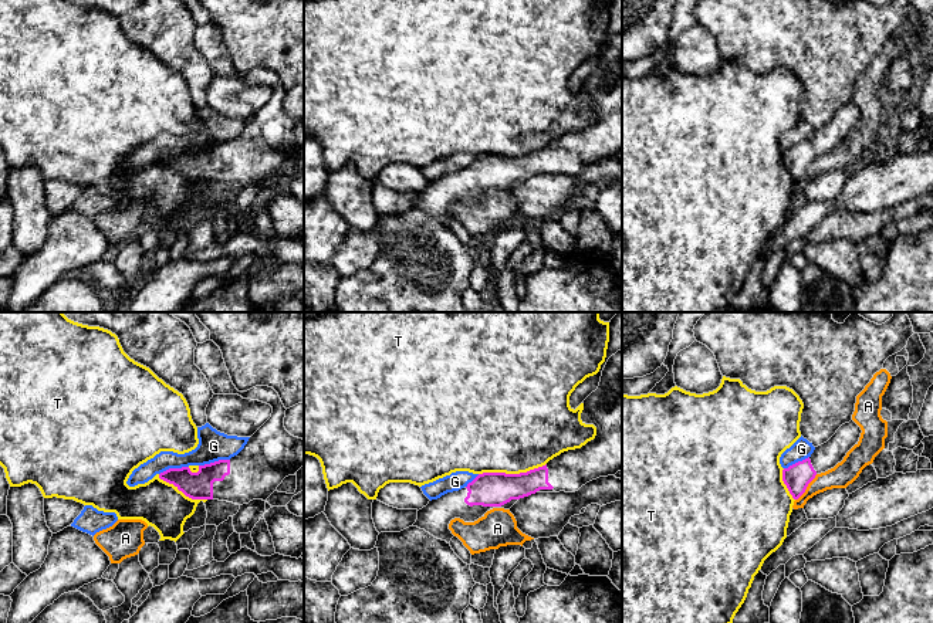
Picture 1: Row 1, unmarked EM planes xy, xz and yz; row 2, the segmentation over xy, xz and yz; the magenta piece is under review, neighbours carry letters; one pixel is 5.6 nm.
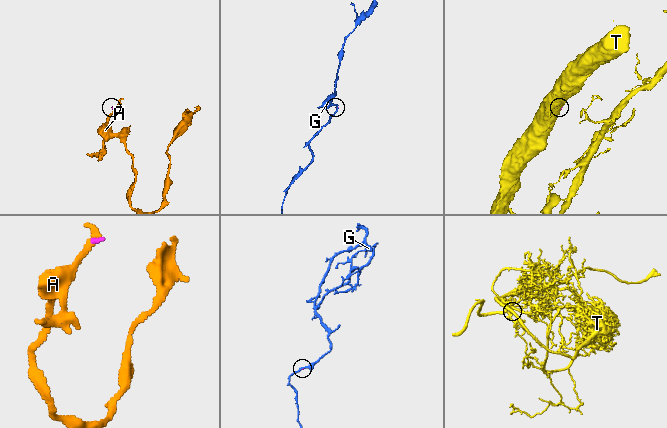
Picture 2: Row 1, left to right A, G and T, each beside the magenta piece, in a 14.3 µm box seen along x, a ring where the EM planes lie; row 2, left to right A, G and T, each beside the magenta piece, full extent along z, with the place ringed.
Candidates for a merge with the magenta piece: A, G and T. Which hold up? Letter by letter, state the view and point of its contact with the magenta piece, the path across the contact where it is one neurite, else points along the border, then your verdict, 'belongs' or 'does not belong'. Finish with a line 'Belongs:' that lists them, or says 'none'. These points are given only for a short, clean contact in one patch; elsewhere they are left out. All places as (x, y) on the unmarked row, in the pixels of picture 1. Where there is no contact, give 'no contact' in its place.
A: yz (807, 168) | along yz (817, 156), (795, 182) | does not belong
G: xy (215, 144) | does not belong
T: xz (511, 156) | along xz (546, 145), (519, 155), (479, 156) | does not belong
Belongs: none

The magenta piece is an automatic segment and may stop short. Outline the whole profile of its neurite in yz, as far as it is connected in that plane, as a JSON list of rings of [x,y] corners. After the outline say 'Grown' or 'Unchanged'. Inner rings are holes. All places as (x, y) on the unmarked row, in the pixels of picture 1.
[[[851,102],[842,106],[826,125],[815,129],[808,140],[784,150],[782,163],[792,180],[798,182],[817,156],[825,155],[841,145],[846,135],[858,126],[861,115],[861,109]]]. Grown

